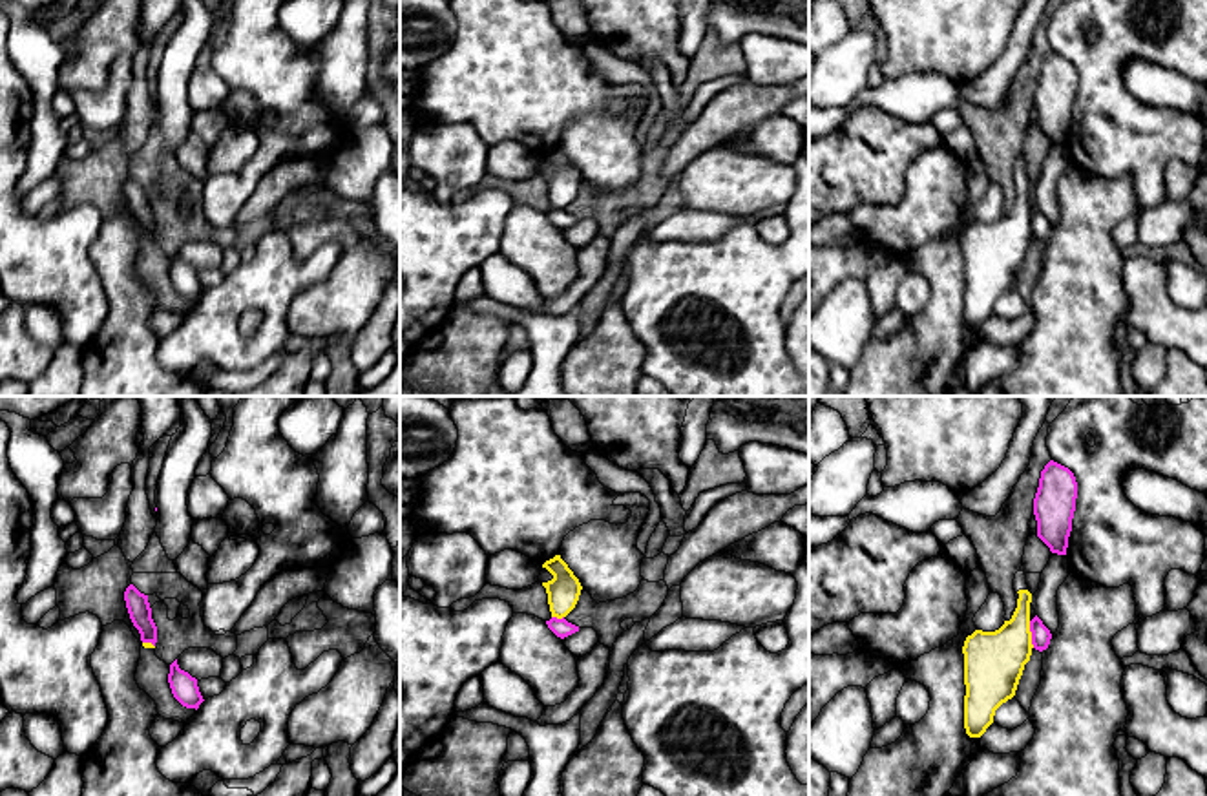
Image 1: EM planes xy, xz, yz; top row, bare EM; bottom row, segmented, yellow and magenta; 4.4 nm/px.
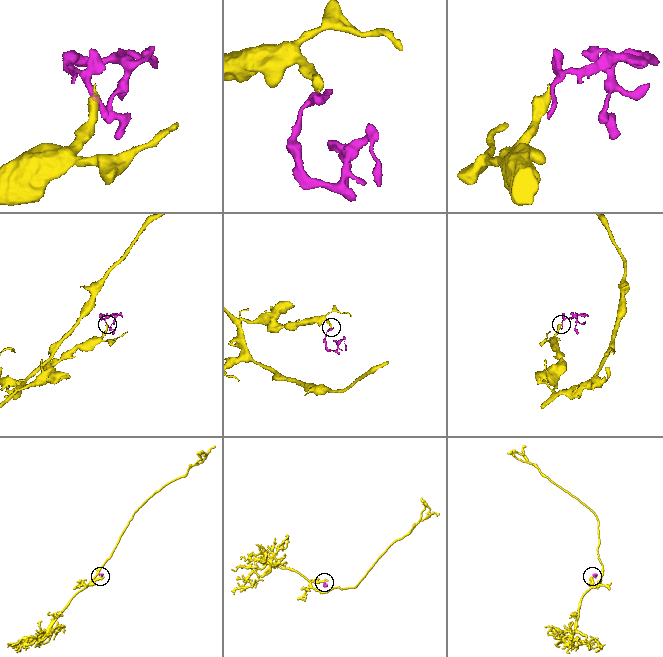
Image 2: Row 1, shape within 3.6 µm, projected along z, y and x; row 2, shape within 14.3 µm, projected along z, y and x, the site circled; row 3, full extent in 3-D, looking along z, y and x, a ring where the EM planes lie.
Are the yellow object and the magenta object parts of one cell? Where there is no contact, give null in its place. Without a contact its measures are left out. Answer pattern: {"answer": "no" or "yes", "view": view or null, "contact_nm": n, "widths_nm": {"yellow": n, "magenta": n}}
{"answer": "no", "view": "yz", "contact_nm": 120, "widths_nm": {"yellow": 260, "magenta": 90}}

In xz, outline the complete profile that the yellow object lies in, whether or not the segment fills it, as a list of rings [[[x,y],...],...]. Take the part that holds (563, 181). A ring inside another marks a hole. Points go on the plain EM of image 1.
[[[561,146],[546,152],[542,159],[553,166],[551,172],[542,173],[548,184],[551,208],[562,210],[575,199],[583,177]]]

